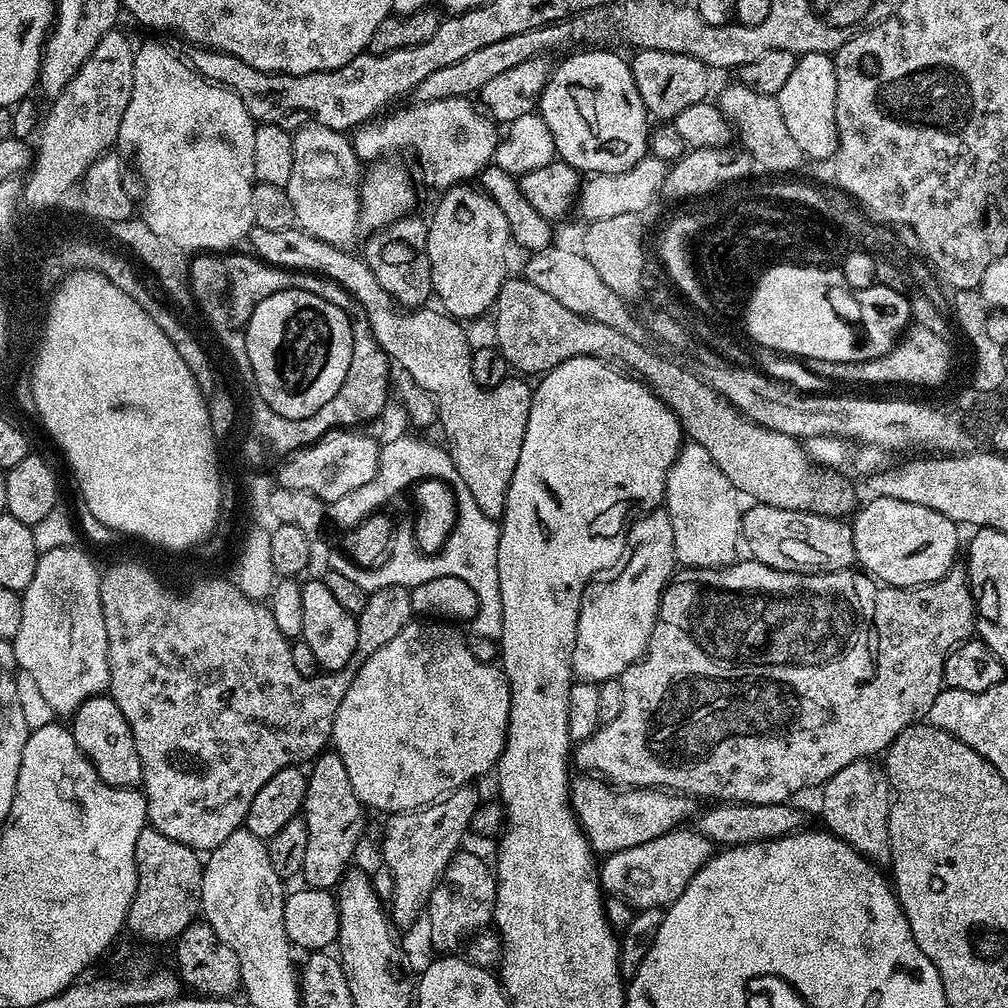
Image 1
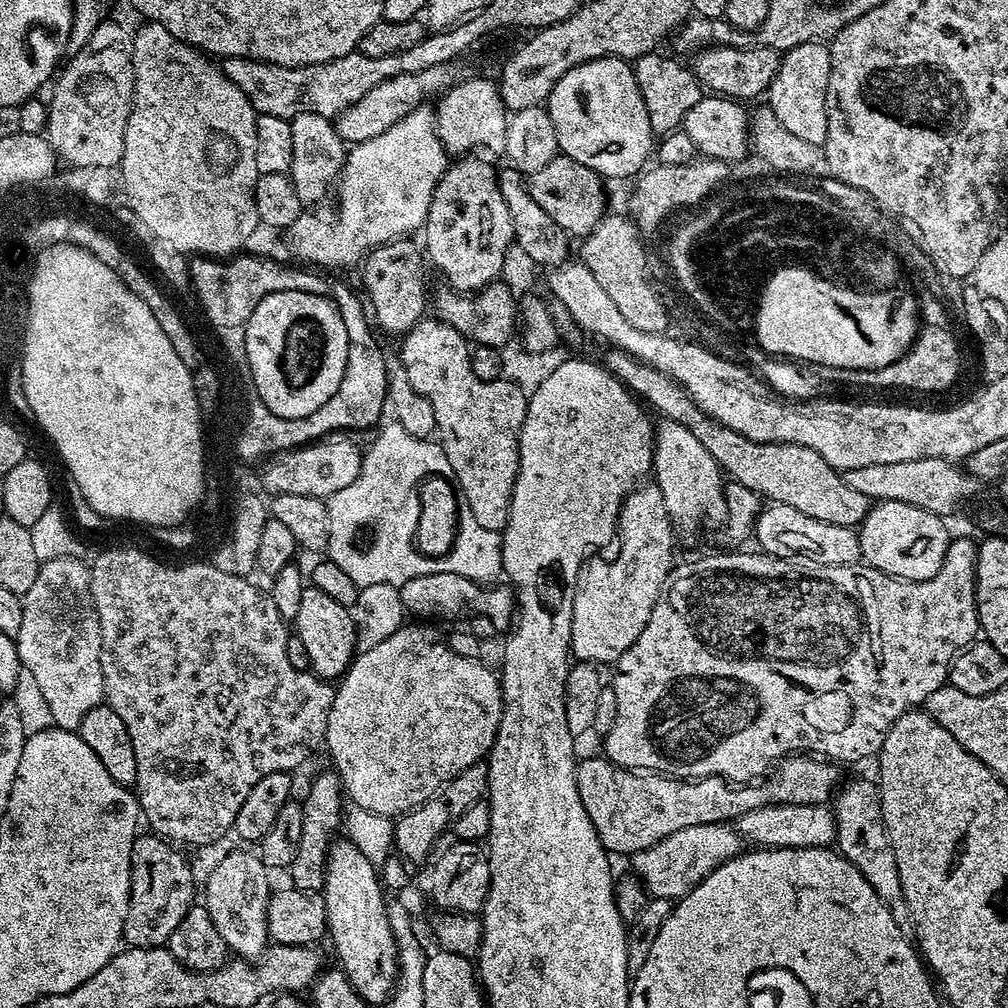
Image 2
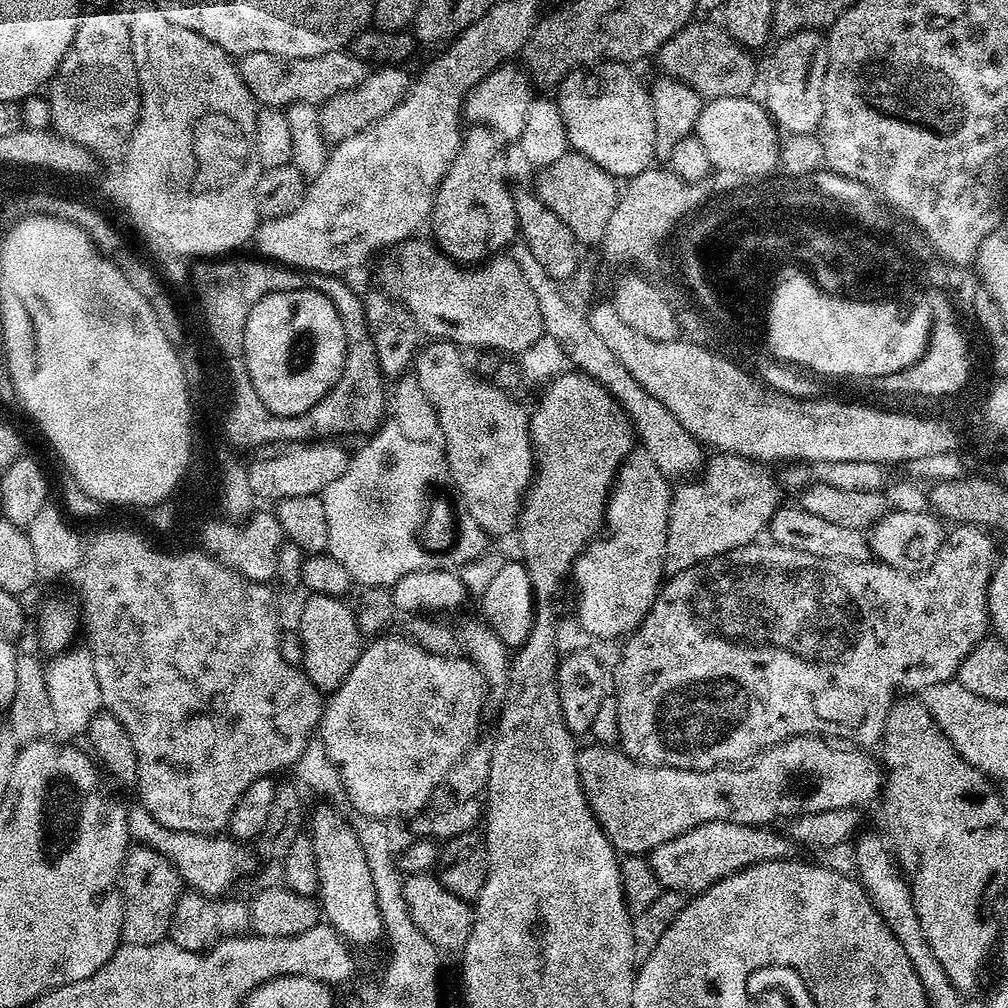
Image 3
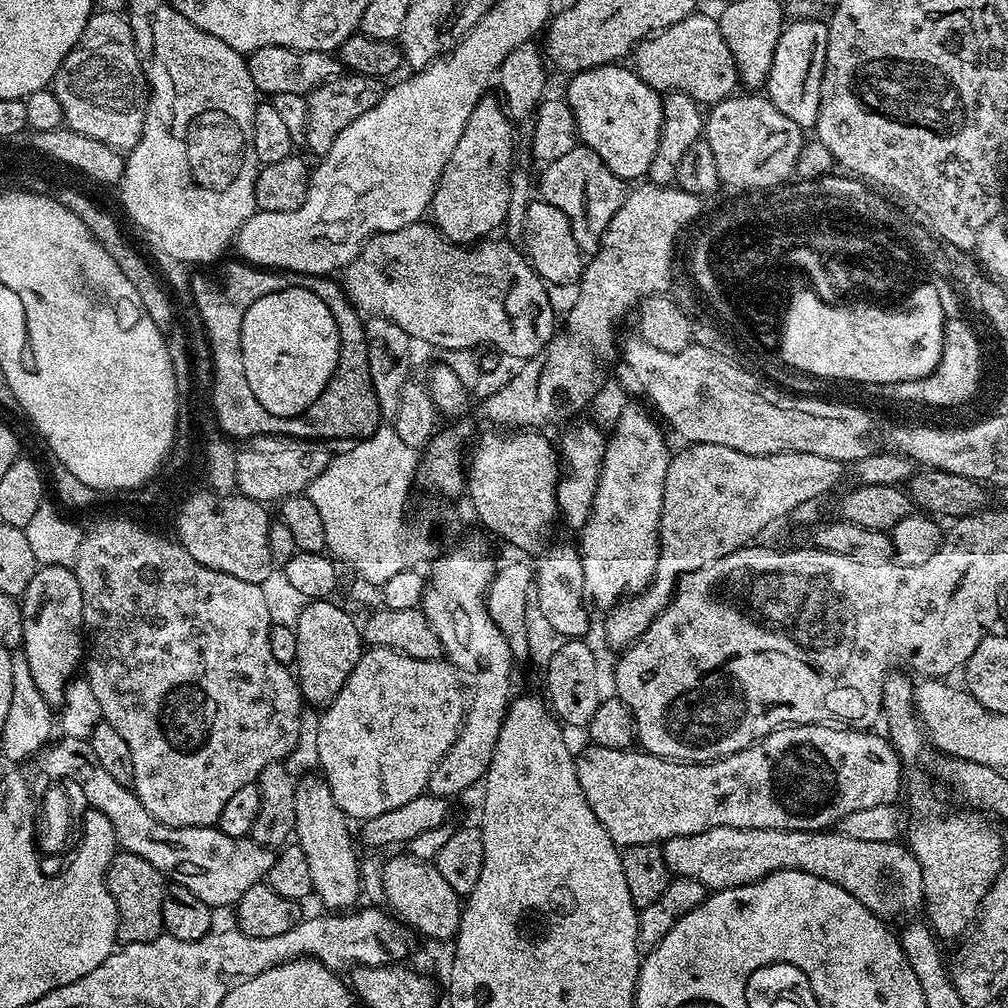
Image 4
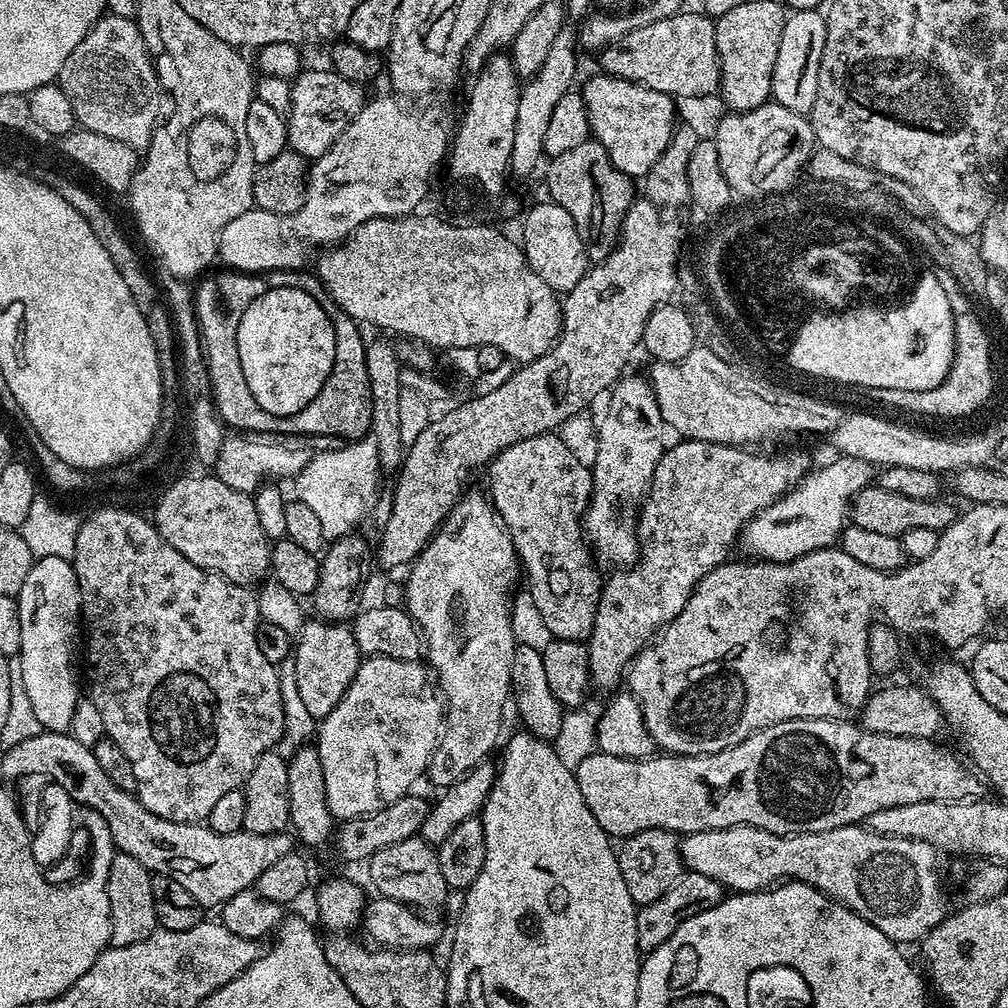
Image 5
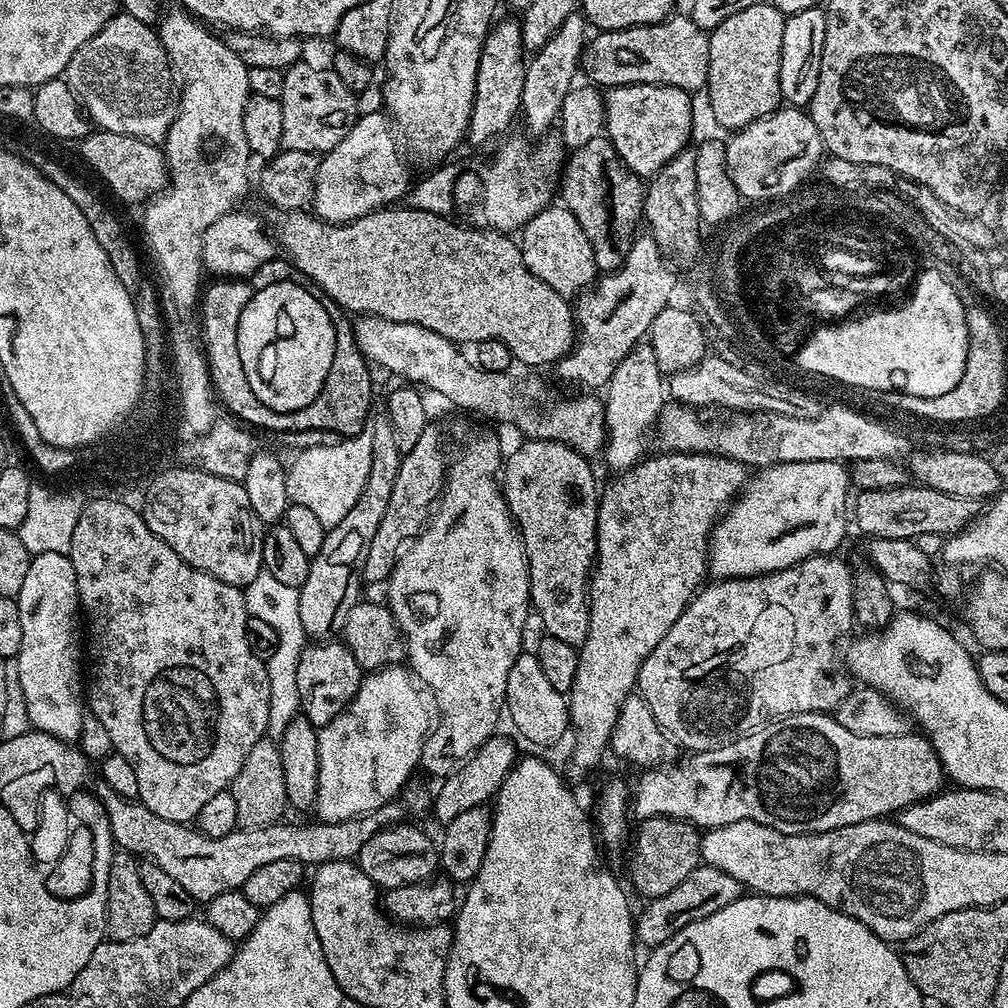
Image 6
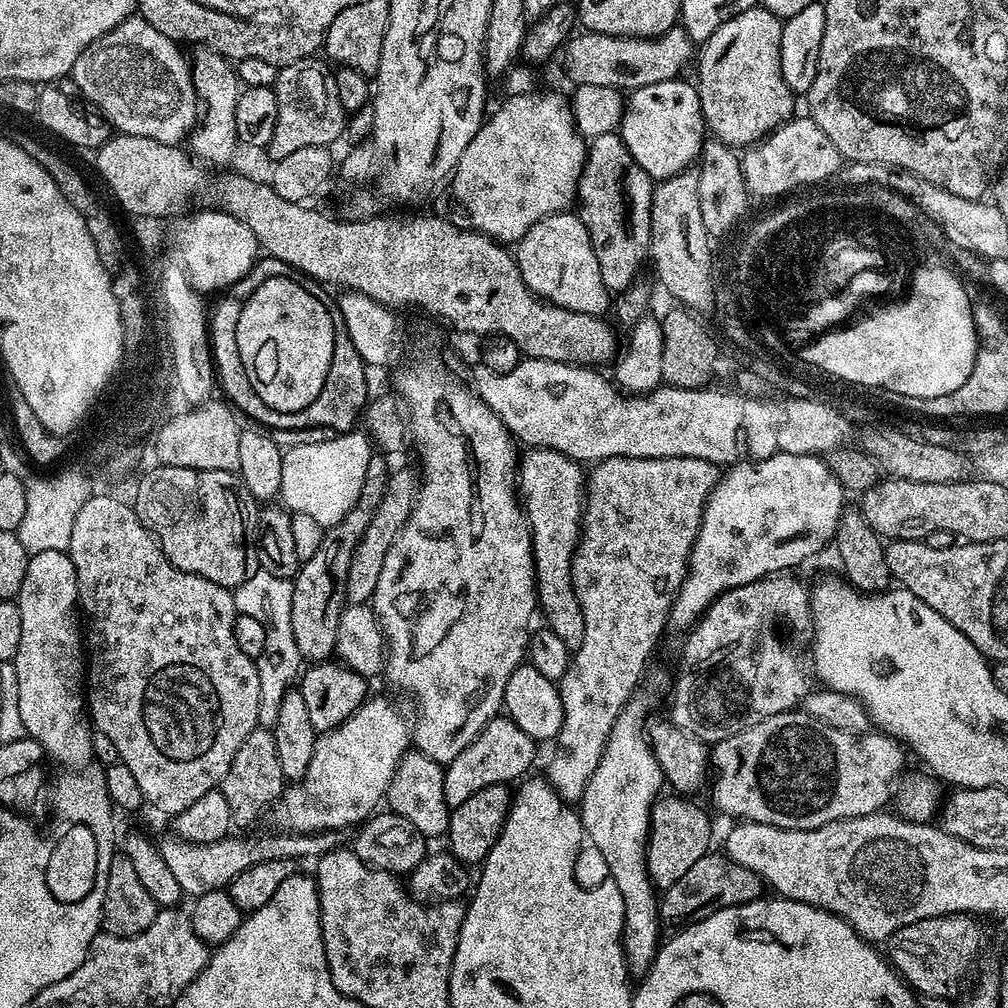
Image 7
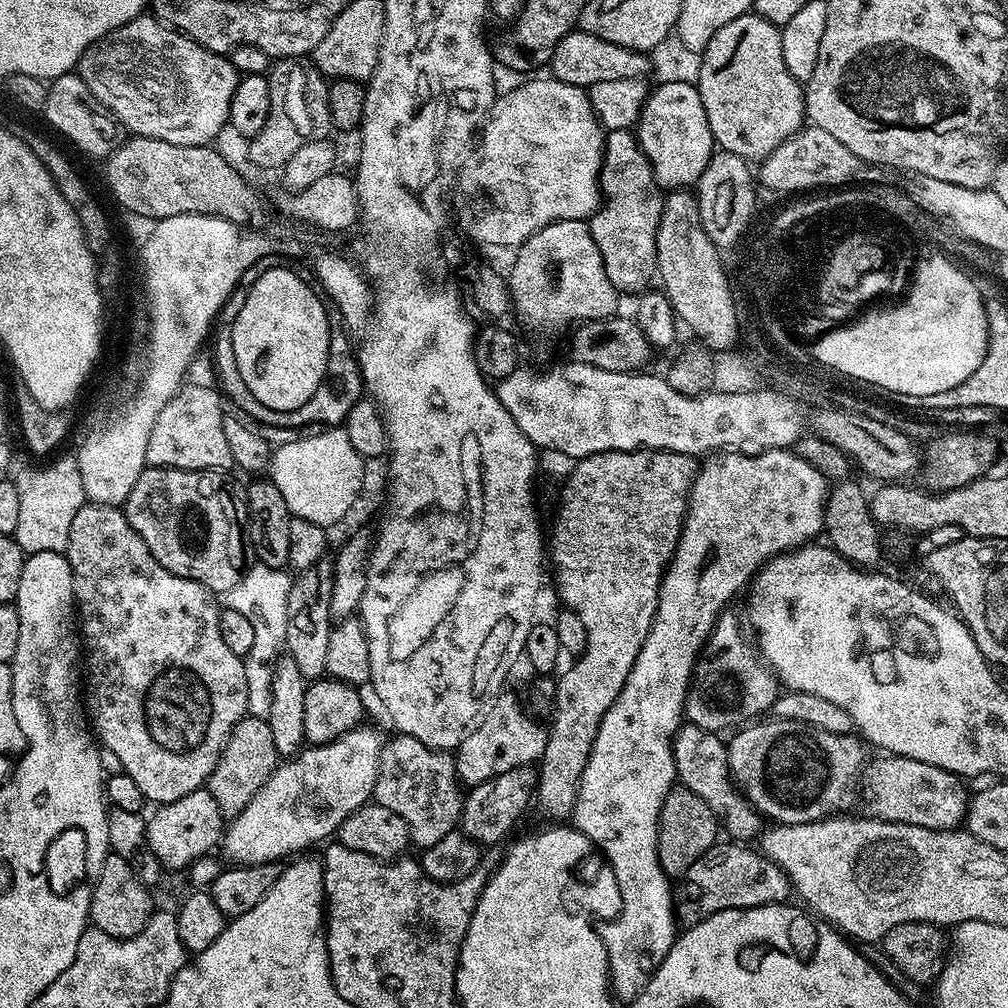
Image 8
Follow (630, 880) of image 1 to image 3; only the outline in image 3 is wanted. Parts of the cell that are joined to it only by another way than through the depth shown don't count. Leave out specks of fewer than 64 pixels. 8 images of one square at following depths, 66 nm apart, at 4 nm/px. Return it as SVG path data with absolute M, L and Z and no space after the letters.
M706 822L702 826L694 826L694 830L686 830L686 834L678 834L678 838L670 838L670 842L662 842L662 846L652 849L650 863L661 889L685 894L699 894L705 892L710 885L717 884L722 878L732 876L736 872L741 872L743 868L749 868L758 862L789 859L794 851L792 841L783 831L772 831L776 830L755 824Z

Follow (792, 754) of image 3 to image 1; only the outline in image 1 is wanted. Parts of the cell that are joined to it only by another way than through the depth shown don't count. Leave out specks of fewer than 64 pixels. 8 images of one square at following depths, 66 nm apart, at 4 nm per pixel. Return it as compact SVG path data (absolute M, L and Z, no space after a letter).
M580 774L577 780L575 777L570 784L570 799L580 829L597 854L630 850L630 846L642 846L642 842L650 842L662 834L679 829L683 825L680 823L688 815L693 815L694 804L693 797L679 792L658 788L621 790L596 774Z

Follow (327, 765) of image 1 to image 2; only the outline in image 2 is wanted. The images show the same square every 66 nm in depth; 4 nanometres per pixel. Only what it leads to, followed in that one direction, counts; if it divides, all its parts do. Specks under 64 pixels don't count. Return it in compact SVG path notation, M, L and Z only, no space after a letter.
M335 770L327 771L318 773L313 778L308 793L302 796L302 839L298 842L298 854L294 854L294 862L286 869L287 875L292 875L291 887L300 892L320 892L323 889L328 846L342 828L341 812L346 798L344 785L341 784L340 775Z

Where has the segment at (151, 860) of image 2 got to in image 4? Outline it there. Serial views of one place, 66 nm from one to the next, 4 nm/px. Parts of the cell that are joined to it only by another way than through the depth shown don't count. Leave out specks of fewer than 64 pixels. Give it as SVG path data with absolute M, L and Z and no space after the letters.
M123 850L117 851L116 857L110 862L106 874L106 886L114 898L114 906L118 910L118 926L116 927L116 938L121 945L145 944L154 938L158 938L164 932L162 922L162 898L166 887L166 877L159 872L146 858L138 858L138 854L130 854Z

